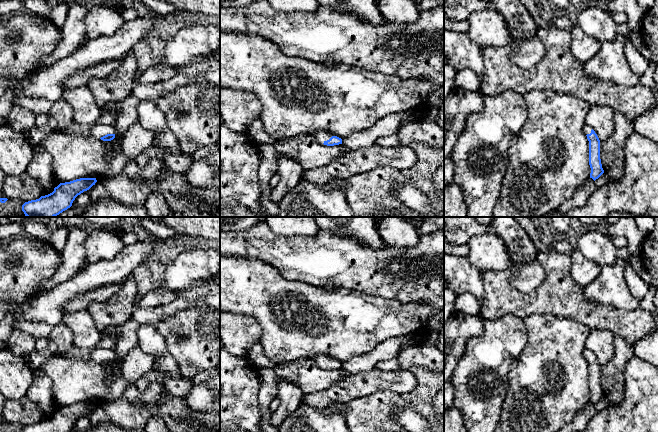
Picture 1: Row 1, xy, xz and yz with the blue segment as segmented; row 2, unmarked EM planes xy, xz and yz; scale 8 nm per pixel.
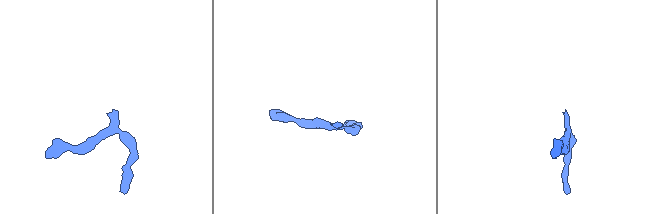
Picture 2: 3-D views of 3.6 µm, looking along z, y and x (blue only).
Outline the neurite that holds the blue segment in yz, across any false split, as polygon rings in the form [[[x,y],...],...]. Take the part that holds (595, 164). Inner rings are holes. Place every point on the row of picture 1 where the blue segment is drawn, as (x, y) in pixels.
[[[588,125],[584,126],[583,132],[589,141],[590,178],[595,181],[604,173],[600,159],[600,140],[595,131]]]

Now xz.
[[[326,131],[317,132],[314,134],[314,137],[319,143],[327,145],[327,146],[342,144],[341,138],[334,136],[331,133],[328,133]]]

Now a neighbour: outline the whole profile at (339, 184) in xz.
[[[336,179],[324,184],[324,187],[328,190],[337,189],[343,191],[346,186],[347,183],[344,179]]]

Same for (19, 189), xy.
[[[26,171],[19,176],[6,176],[0,188],[0,198],[8,200],[0,202],[0,217],[25,217],[22,205],[41,196],[41,187]]]

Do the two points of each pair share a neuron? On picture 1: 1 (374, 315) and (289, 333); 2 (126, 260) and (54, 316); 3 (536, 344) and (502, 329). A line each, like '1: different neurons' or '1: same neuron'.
1: same neuron
2: same neuron
3: different neurons

